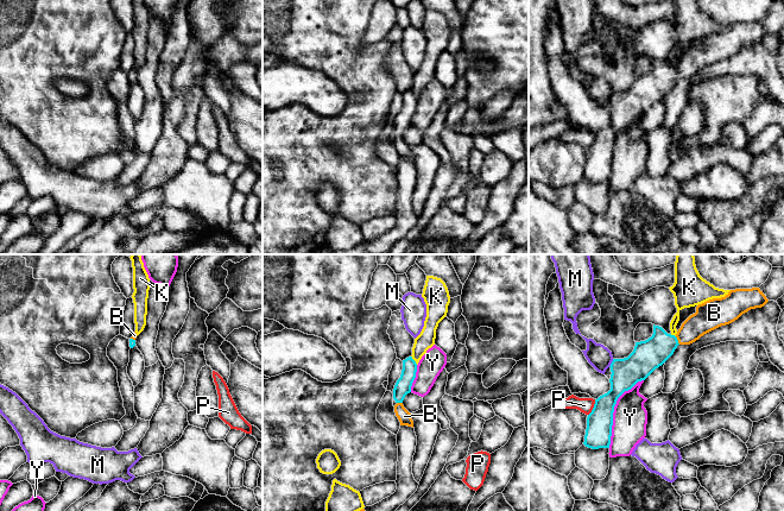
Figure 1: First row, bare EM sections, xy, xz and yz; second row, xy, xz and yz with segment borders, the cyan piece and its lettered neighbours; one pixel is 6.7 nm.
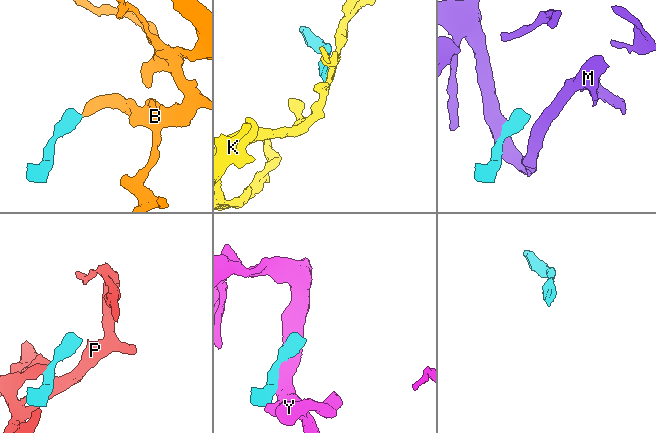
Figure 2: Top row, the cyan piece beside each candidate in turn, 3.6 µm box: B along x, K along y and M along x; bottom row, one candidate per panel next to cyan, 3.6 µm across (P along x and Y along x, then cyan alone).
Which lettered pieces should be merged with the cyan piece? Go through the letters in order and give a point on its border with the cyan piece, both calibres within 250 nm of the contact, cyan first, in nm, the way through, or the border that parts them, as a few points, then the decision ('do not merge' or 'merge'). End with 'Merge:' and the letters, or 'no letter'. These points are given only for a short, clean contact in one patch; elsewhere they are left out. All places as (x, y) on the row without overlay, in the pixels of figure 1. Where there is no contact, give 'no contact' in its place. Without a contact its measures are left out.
B: yz (677, 74) | 200/170 nm | across yz (647, 89), (662, 79), (677, 74), (706, 52) | merge
K: xz (413, 94) | 110/120 nm | along xz (411, 89), (417, 98) | do not merge
M: yz (612, 96) | 200/160 nm | do not merge
P: yz (593, 142) | 180/100 nm | along yz (595, 133), (594, 140), (588, 149) | do not merge
Y: yz (613, 144) | 180/240 nm | do not merge
Merge: B

